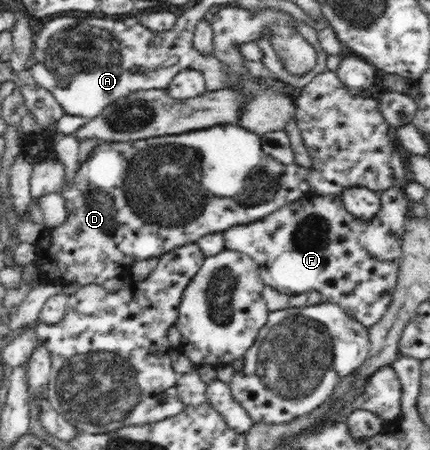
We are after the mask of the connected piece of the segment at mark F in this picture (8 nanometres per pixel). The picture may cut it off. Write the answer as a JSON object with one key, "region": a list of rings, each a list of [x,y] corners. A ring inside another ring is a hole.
{"region":[[[393,185],[383,191],[381,202],[381,208],[375,217],[361,220],[345,209],[340,195],[308,194],[276,209],[257,223],[231,226],[224,233],[224,244],[227,249],[245,254],[259,265],[265,286],[290,296],[293,293],[299,295],[317,291],[323,295],[323,302],[338,305],[348,316],[369,329],[383,317],[395,293],[402,254],[402,237],[410,216],[411,202],[404,188],[399,185]]]}

